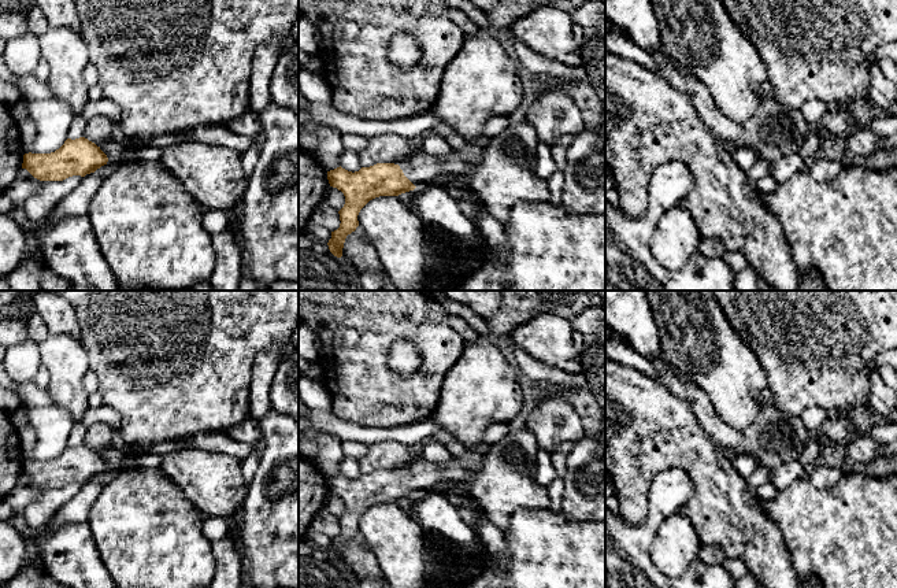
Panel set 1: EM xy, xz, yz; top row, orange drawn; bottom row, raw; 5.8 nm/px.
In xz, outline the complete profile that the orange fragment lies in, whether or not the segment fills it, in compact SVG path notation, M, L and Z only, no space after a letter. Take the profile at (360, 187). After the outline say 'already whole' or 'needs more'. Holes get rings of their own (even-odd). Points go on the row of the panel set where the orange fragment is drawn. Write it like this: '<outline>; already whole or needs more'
M482 147L452 149L445 156L422 151L399 164L377 163L355 173L340 166L327 171L330 186L337 188L345 196L345 204L338 211L340 228L331 232L327 243L330 252L337 258L342 256L345 238L359 226L357 215L370 200L414 191L444 173L464 178L470 169L482 159L482 155Z; needs more

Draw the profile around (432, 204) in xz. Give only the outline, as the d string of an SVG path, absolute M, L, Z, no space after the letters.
M418 186L405 204L425 225L435 223L453 236L470 238L481 234L474 221L468 219L457 201L440 186Z

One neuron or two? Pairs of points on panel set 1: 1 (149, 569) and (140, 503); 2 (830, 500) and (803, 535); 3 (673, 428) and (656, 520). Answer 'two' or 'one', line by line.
1: one
2: one
3: two

